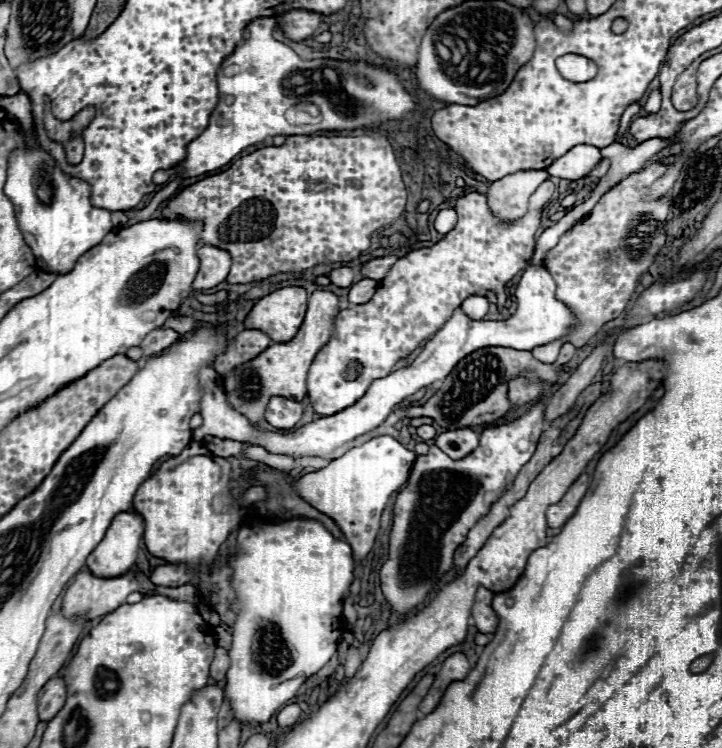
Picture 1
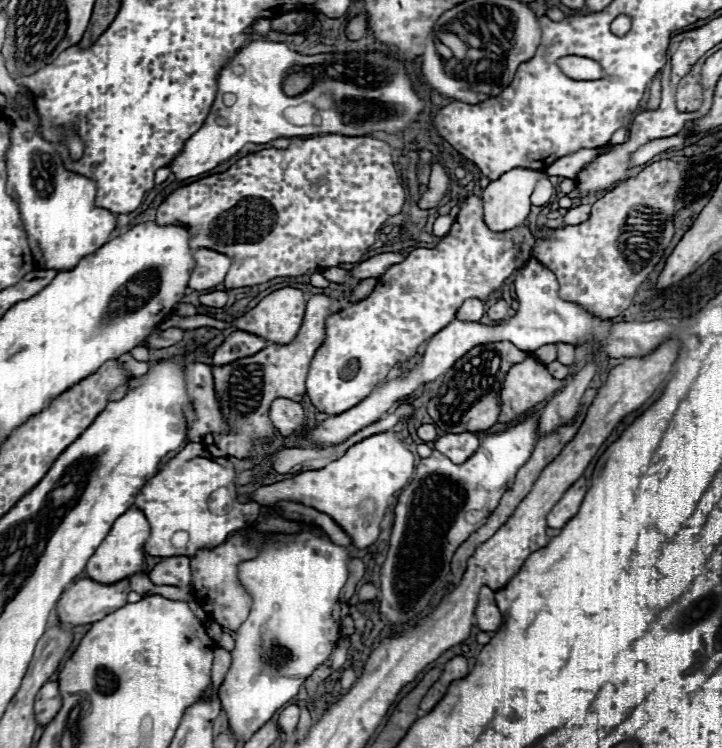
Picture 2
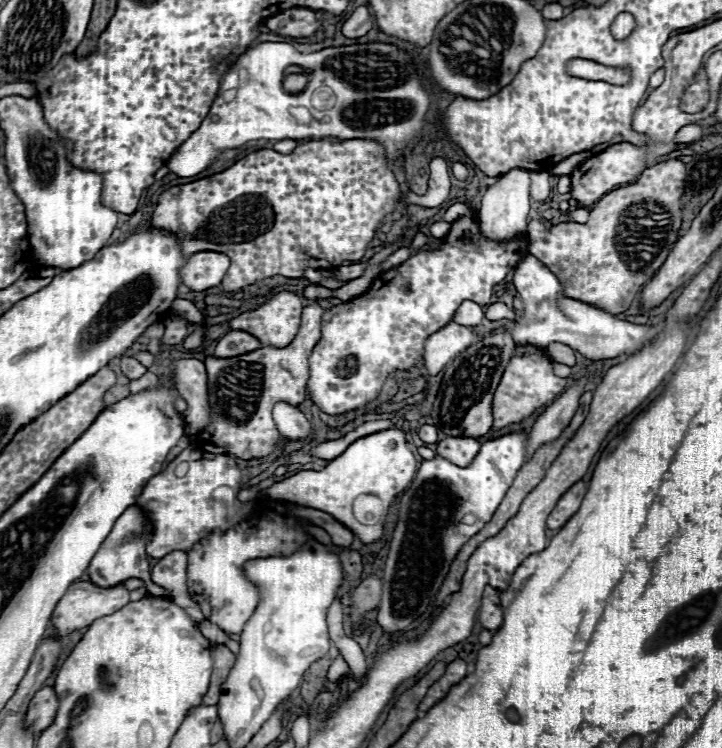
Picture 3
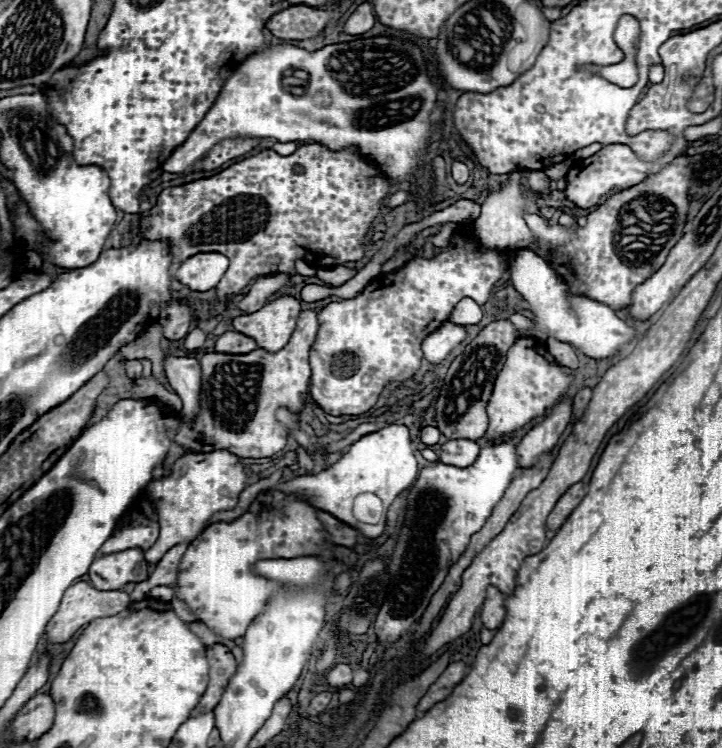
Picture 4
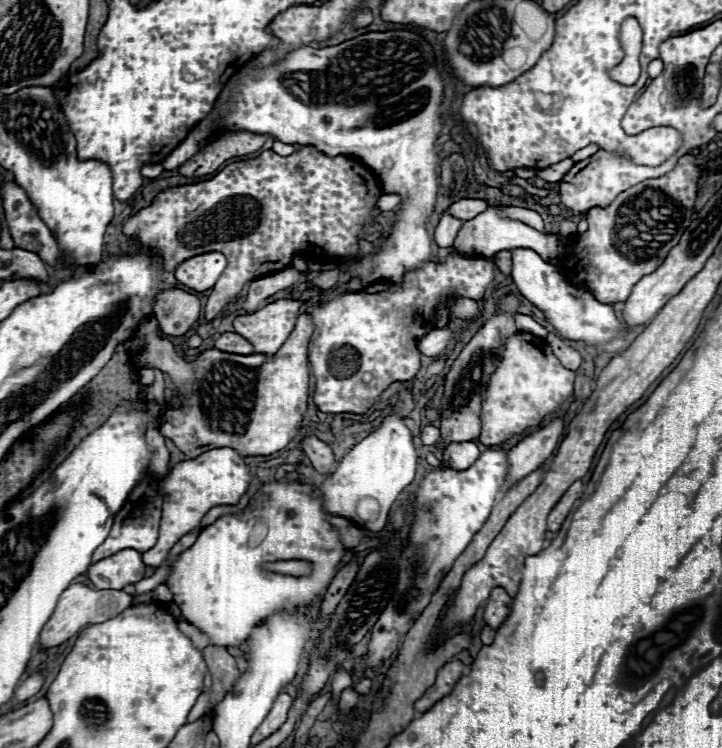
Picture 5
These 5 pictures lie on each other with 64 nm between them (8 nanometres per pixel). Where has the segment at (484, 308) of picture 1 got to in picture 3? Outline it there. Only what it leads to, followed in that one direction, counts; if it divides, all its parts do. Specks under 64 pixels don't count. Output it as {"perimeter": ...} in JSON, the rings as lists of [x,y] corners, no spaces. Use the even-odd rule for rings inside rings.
{"perimeter":[[[464,300],[454,314],[454,322],[464,326],[478,326],[484,318],[484,308],[472,300]]]}

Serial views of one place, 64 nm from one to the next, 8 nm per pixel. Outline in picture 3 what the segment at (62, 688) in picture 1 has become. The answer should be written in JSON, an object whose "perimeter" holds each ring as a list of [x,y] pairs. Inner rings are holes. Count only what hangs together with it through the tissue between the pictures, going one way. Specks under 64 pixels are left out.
{"perimeter":[[[44,686],[36,692],[36,696],[30,702],[30,708],[26,712],[26,724],[32,728],[32,732],[42,732],[54,722],[58,710],[58,696],[52,686]]]}

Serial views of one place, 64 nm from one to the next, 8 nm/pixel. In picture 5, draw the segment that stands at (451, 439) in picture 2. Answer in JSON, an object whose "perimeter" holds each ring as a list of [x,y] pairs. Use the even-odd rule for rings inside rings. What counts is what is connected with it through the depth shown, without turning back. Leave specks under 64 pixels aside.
{"perimeter":[[[452,442],[442,452],[442,462],[450,468],[464,470],[470,468],[480,456],[480,450],[474,442]]]}

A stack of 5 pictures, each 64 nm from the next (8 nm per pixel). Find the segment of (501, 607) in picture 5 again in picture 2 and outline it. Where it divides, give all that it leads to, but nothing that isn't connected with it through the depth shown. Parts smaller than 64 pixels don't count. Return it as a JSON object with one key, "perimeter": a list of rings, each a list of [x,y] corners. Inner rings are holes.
{"perimeter":[[[488,586],[480,588],[478,594],[478,606],[476,606],[476,624],[480,630],[484,632],[496,632],[500,628],[502,616],[500,610],[494,604],[494,590],[490,590]]]}

